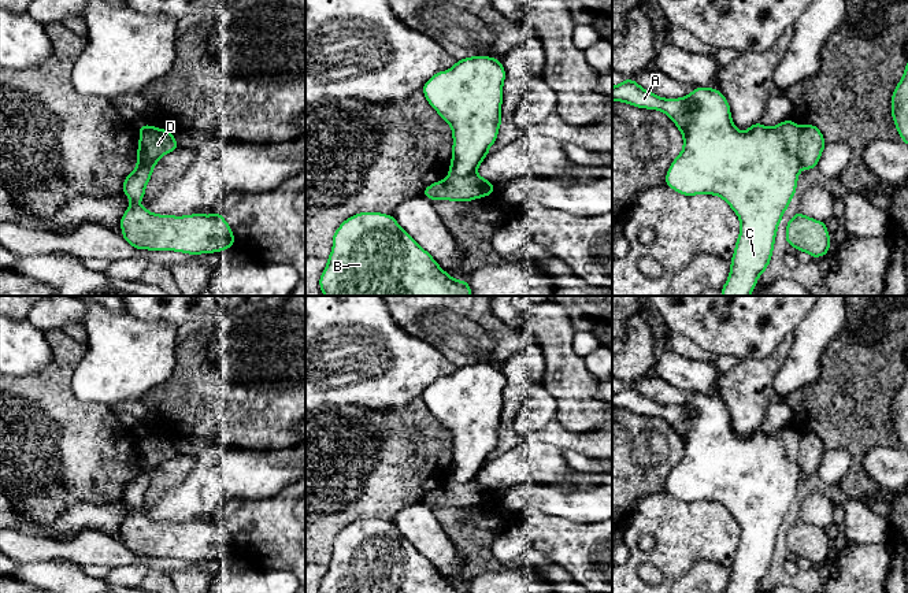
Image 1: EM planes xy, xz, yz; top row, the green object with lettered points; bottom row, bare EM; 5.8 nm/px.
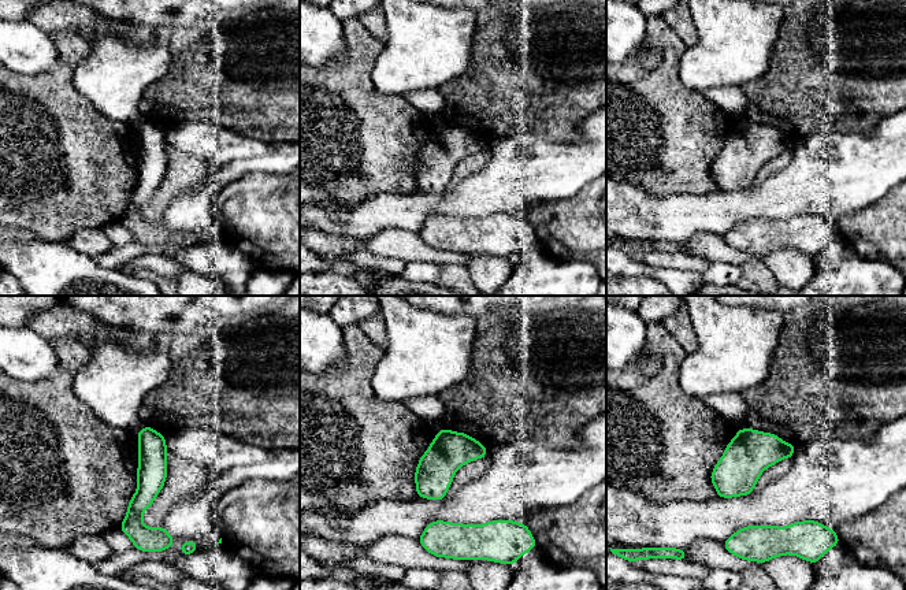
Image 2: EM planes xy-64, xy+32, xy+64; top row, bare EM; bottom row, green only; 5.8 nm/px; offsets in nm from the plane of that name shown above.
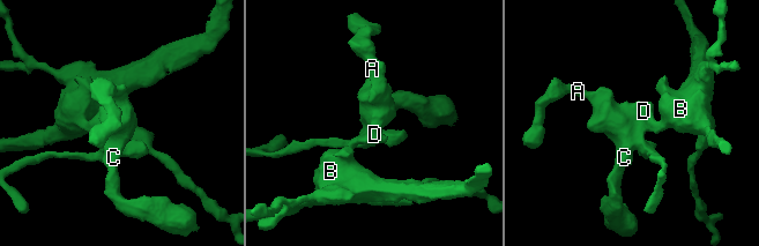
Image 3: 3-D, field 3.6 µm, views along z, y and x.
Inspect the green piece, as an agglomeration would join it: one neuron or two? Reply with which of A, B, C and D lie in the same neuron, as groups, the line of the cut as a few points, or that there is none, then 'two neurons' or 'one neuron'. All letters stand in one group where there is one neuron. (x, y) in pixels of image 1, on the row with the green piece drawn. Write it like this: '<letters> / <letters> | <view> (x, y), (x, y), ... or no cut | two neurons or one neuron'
A C / B D | yz (801, 126), (799, 137), (800, 166) | two neurons

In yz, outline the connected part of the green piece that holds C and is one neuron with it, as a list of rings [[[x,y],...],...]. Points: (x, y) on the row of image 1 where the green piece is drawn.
[[[625,79],[612,86],[612,101],[659,110],[674,121],[683,136],[683,151],[671,163],[666,185],[685,196],[719,196],[734,210],[741,230],[722,296],[751,296],[757,277],[771,260],[778,223],[796,193],[801,171],[801,126],[787,119],[774,127],[755,123],[746,131],[740,131],[731,121],[729,101],[718,89],[709,88],[696,88],[682,99],[661,99],[642,89],[635,81]]]

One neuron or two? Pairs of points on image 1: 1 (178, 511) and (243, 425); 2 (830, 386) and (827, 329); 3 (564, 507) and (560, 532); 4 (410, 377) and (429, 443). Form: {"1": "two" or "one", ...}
{"1": "two", "2": "two", "3": "two", "4": "two"}

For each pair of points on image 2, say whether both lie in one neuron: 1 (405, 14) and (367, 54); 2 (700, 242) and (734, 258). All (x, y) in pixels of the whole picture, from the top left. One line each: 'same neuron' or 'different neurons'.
1: different neurons
2: same neuron

